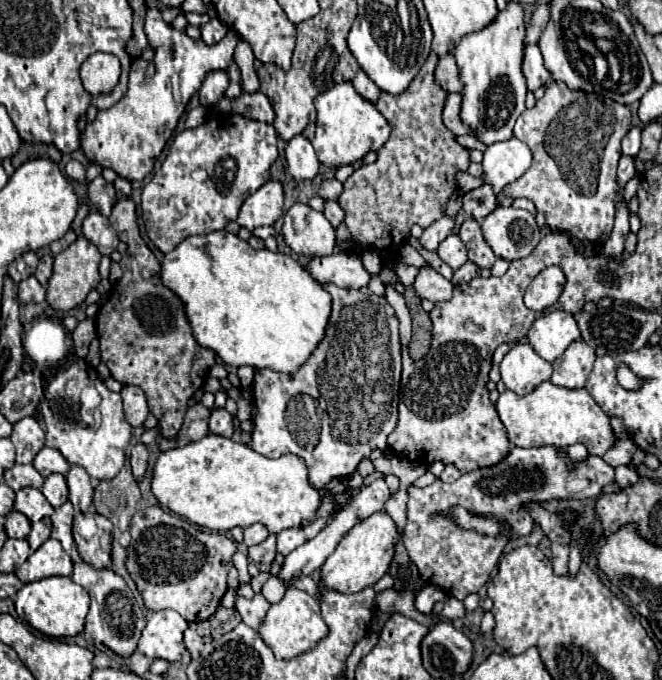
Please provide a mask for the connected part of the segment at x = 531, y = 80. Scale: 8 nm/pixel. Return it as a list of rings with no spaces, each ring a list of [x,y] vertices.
[[[525,45],[523,73],[525,73],[525,79],[527,79],[527,89],[529,91],[535,91],[535,89],[545,87],[547,83],[551,83],[551,73],[545,67],[539,45]]]

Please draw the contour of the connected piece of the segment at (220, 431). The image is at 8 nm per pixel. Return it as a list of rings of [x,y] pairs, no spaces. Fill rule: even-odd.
[[[225,409],[211,411],[209,429],[211,429],[211,433],[215,433],[215,435],[231,437],[231,435],[233,435],[233,417],[231,417],[231,413],[225,411]]]

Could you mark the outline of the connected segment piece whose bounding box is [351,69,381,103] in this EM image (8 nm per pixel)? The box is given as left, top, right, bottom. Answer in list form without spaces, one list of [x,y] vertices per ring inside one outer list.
[[[357,71],[357,75],[351,79],[351,83],[353,83],[353,87],[367,99],[367,101],[377,101],[379,99],[379,93],[381,93],[381,89],[369,79],[369,75],[365,73],[365,71]]]

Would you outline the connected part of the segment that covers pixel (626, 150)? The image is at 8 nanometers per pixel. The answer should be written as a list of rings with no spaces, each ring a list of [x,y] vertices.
[[[633,127],[633,129],[625,135],[621,147],[623,147],[623,155],[635,157],[635,155],[639,153],[639,149],[641,149],[641,129],[639,129],[639,127]]]

